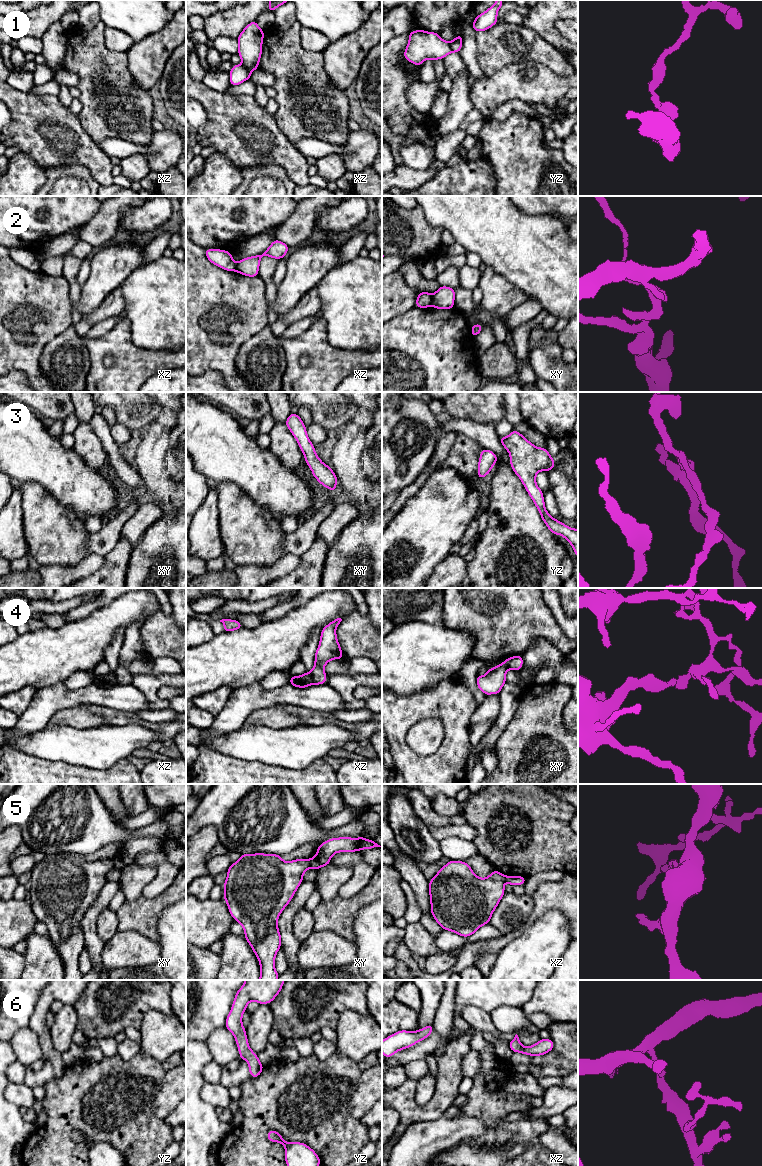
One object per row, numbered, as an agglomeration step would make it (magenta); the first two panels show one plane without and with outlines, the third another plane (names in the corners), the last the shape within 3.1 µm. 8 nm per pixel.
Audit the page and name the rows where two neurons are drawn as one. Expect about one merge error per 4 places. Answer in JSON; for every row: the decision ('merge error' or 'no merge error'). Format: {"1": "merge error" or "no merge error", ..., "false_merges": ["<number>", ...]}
{"1": "merge error", "2": "merge error", "3": "no merge error", "4": "merge error", "5": "merge error", "6": "no merge error", "false_merges": ["1", "2", "4", "5"]}

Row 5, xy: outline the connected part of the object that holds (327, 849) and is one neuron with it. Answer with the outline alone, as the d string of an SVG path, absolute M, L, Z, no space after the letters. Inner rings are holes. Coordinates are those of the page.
M339 837L324 841L317 848L317 854L309 859L310 867L318 870L319 868L329 865L331 857L338 852L354 852L362 849L371 849L381 847L374 840L359 838Z

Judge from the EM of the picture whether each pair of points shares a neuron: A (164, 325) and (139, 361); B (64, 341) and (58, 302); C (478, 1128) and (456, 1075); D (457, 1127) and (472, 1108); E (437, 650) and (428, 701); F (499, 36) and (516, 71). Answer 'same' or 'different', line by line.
A: different
B: different
C: different
D: different
E: different
F: different

